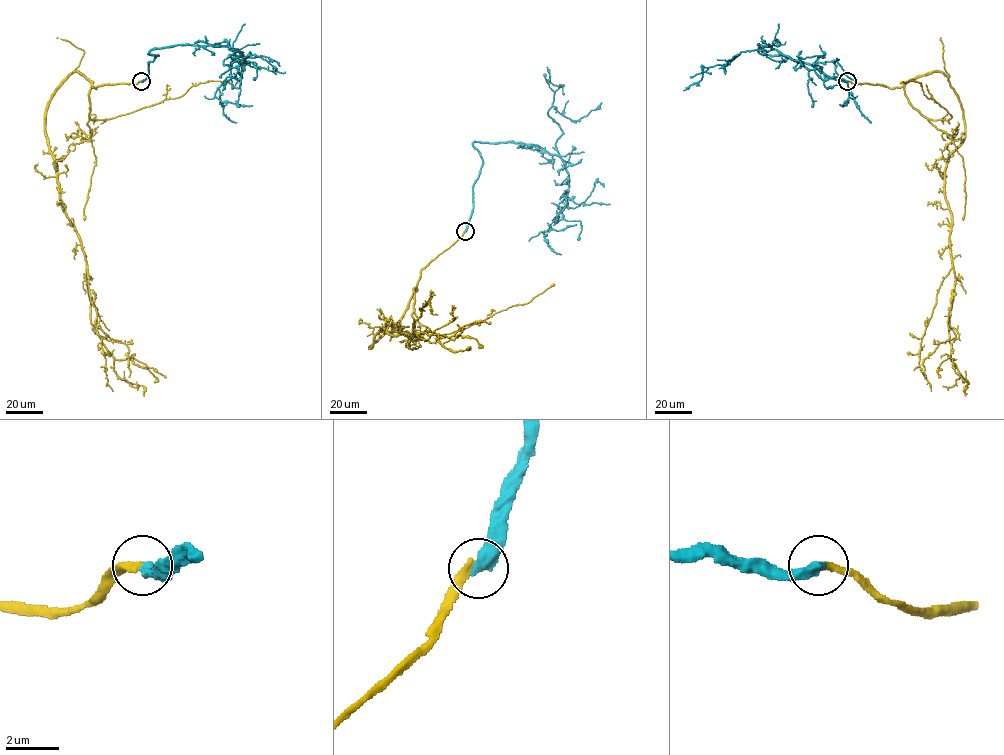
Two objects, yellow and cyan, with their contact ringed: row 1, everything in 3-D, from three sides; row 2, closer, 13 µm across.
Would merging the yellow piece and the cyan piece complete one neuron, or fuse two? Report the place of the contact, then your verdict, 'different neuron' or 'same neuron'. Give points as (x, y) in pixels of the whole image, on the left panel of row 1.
(141, 81) | different neuron

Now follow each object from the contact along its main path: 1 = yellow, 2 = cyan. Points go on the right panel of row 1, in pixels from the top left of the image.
1: (847, 81), (894, 88), (941, 72), (959, 101), (964, 136), (944, 178), (953, 359), (941, 364), (938, 377)
2: (847, 81), (786, 56), (762, 55), (758, 44), (800, 62), (825, 80), (843, 79), (848, 100), (841, 106)

